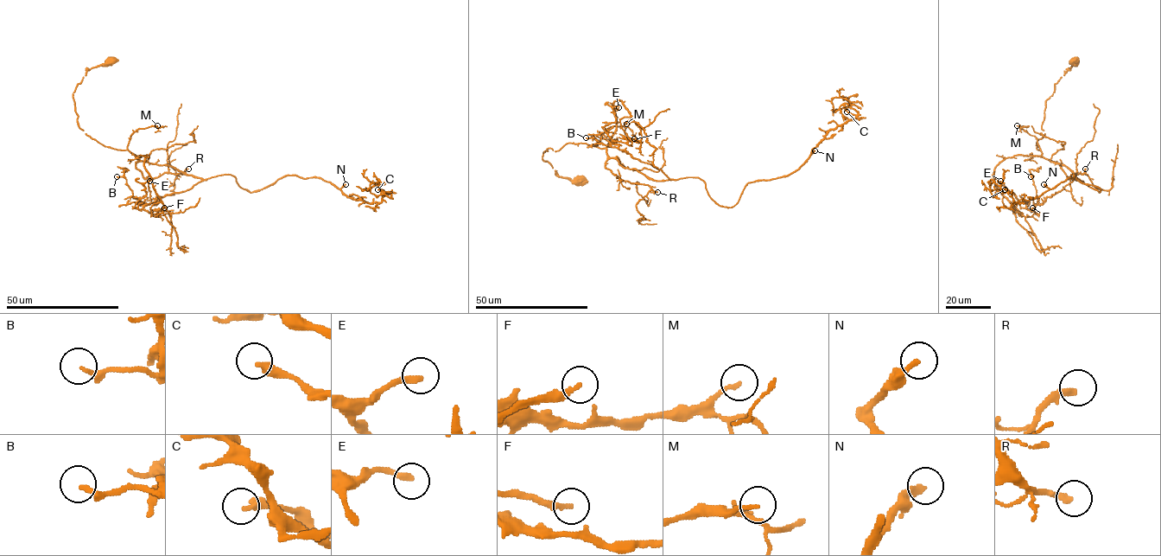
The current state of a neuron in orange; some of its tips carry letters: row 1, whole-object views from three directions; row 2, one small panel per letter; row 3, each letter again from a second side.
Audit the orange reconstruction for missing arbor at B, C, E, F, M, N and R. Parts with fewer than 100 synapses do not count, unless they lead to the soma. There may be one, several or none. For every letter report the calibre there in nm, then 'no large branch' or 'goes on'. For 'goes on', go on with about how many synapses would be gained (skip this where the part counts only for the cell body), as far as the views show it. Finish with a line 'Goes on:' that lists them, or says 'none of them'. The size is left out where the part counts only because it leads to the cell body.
B: 200 nm | no large branch
C: 320 nm | no large branch
E: 260 nm | no large branch
F: 240 nm | no large branch
M: 140 nm | no large branch
N: 260 nm | goes on | 200 syn
R: 240 nm | no large branch
Goes on: N

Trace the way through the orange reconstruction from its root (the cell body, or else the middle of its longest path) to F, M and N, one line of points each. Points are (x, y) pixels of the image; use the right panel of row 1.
F: (1075, 62), (1045, 101), (1044, 135), (1037, 142), (1073, 179), (1037, 204), (1036, 214), (1032, 207)
M: (1075, 62), (1045, 101), (1042, 125), (1044, 135), (1037, 142), (1039, 150), (1037, 139), (1017, 125)
N: (1075, 62), (1045, 101), (1037, 149), (1073, 180), (1101, 189), (1073, 175), (1051, 188), (1043, 184)

